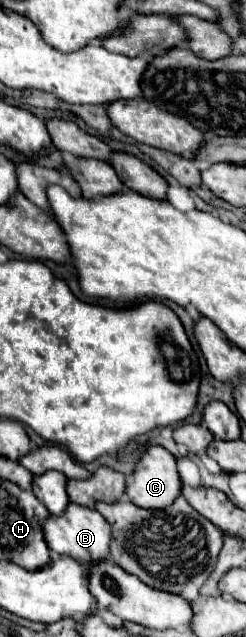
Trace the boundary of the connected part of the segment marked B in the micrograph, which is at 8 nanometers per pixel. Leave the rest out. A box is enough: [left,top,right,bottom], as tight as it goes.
[42,503,110,563]

